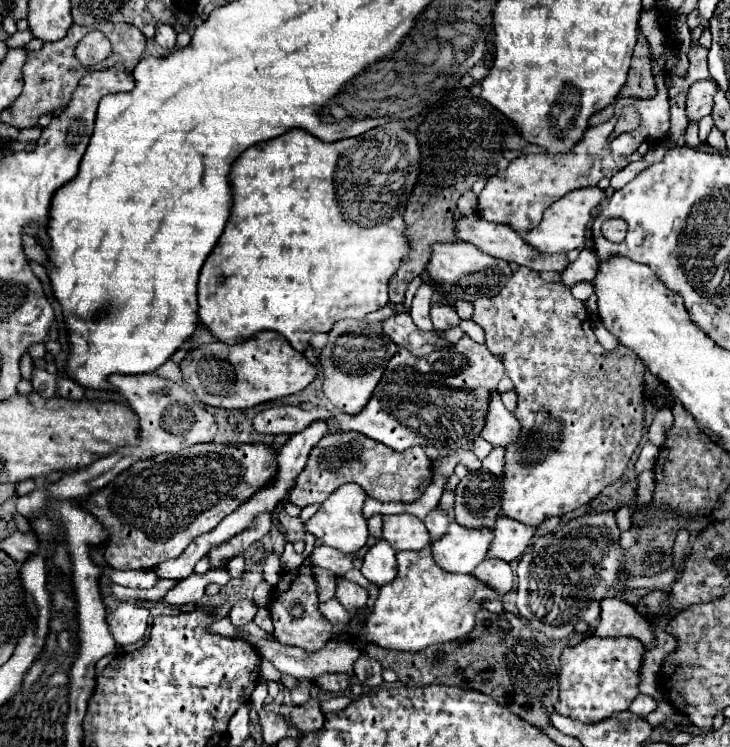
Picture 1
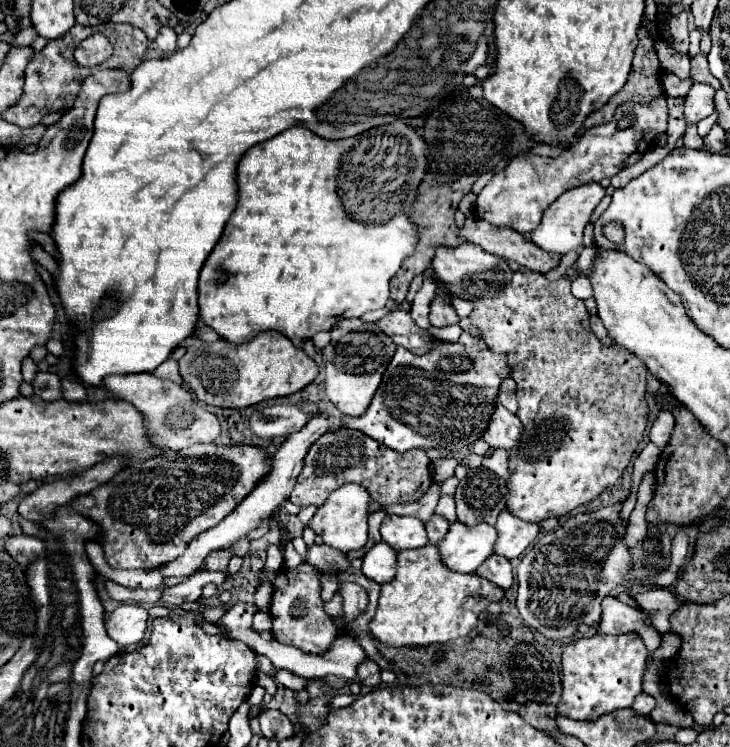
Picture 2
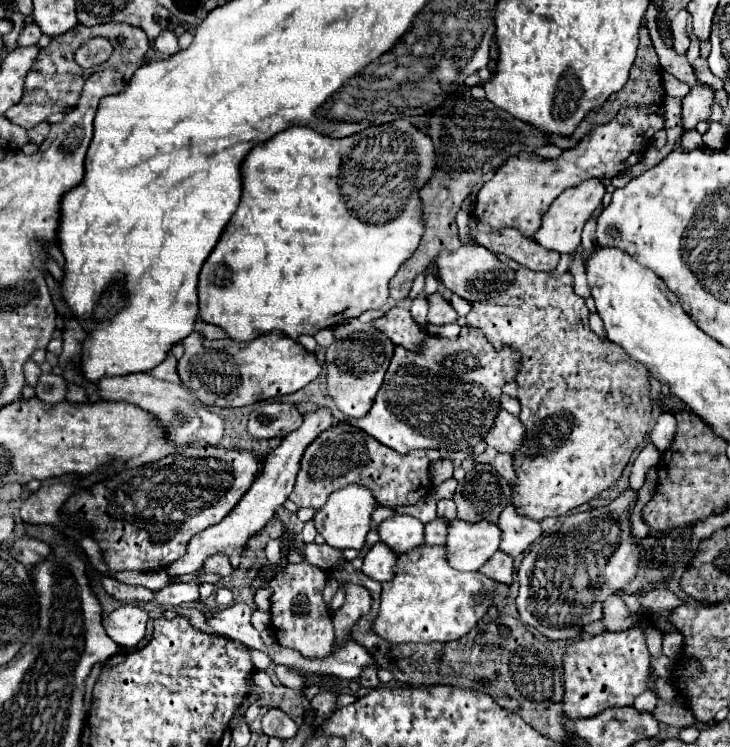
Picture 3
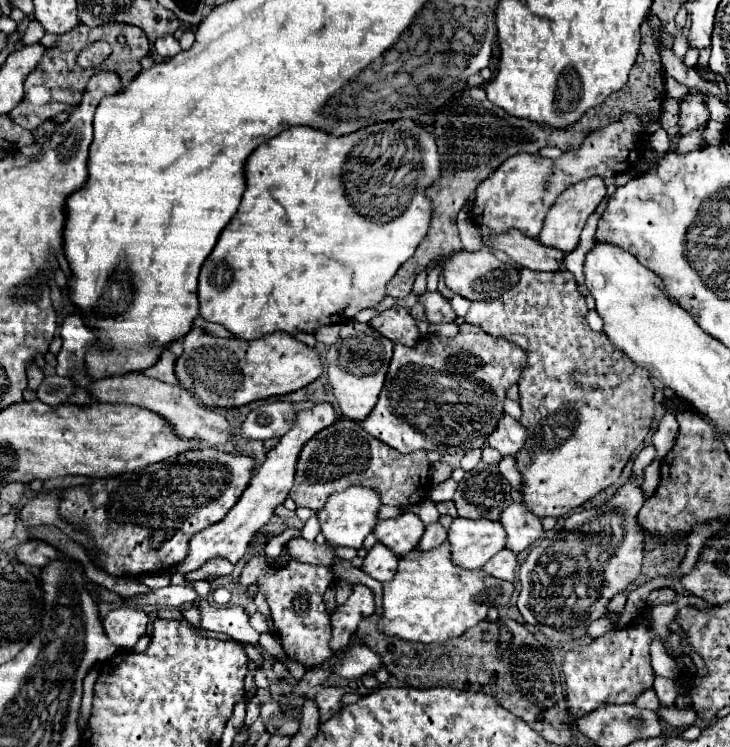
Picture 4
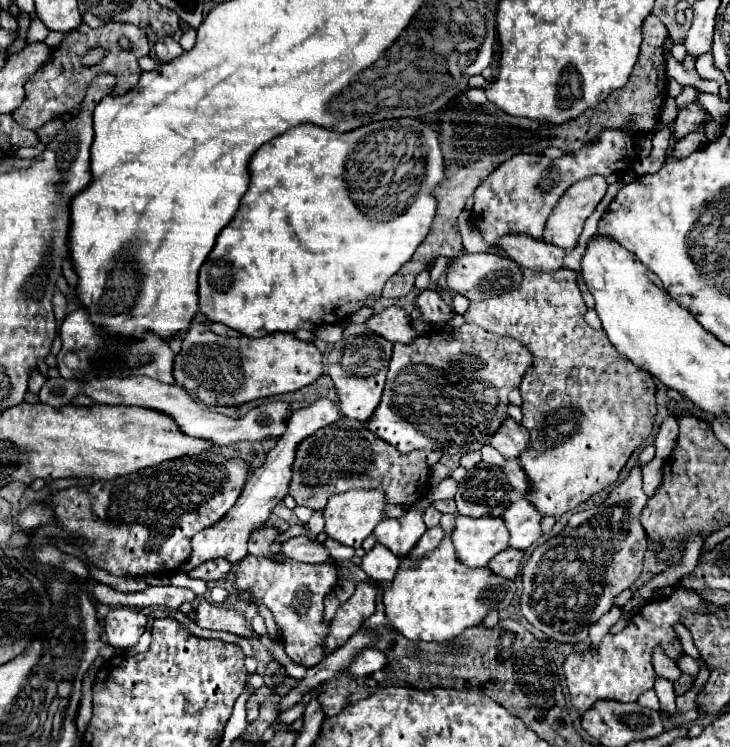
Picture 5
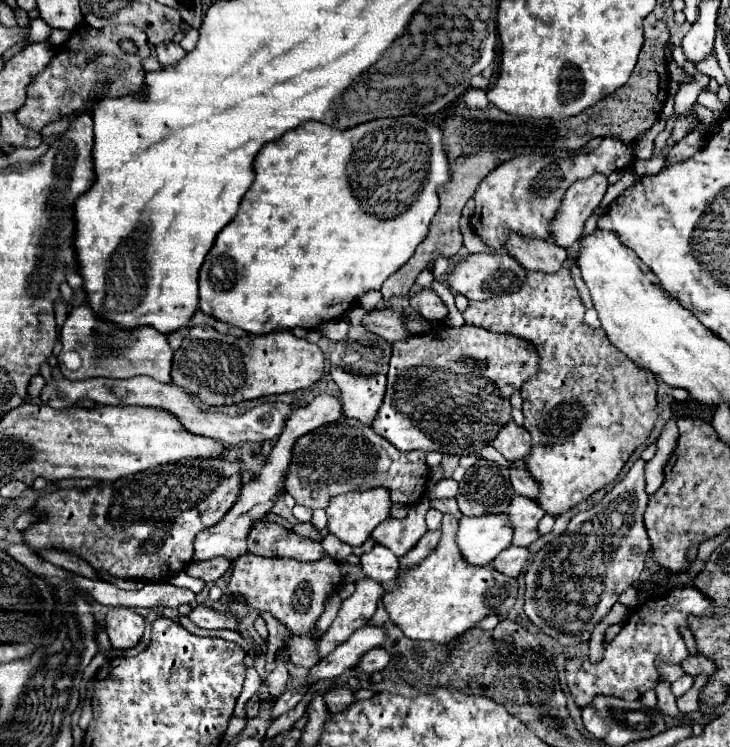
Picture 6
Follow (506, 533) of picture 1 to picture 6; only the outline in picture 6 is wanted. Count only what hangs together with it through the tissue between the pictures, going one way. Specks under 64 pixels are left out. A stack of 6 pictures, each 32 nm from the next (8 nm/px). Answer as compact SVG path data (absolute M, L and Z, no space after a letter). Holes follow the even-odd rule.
M514 496L508 506L508 516L510 516L510 522L514 524L512 544L530 546L534 540L538 540L536 526L544 514L546 512L536 504L536 500L526 496Z

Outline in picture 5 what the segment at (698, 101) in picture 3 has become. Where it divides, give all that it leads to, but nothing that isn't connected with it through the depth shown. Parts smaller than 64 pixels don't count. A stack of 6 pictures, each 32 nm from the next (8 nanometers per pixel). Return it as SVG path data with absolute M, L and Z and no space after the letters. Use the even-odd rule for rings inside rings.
M694 102L688 108L680 110L678 112L678 118L674 122L674 140L680 140L686 134L694 132L704 122L704 116L706 116L704 114L704 108L698 102Z

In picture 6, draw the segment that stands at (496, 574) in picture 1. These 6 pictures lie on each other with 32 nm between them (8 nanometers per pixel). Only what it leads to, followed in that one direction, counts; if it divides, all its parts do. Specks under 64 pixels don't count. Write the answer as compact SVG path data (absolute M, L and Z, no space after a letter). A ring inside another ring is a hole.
M510 546L504 552L500 552L500 556L494 558L494 568L508 574L508 576L520 576L524 572L524 568L528 566L528 556L530 556L530 548L516 548Z

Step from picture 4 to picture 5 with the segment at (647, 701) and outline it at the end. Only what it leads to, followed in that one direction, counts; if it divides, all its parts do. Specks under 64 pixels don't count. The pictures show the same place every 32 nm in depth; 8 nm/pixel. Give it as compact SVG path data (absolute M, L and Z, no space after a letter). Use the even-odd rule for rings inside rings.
M654 689L644 692L644 694L638 698L638 702L640 702L640 706L644 706L644 708L659 711L659 701Z

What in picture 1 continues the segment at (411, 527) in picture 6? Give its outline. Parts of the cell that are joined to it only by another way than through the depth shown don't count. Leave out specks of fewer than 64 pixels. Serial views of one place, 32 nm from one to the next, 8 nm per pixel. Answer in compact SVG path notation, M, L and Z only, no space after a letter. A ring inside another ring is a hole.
M394 514L384 516L382 538L392 544L394 550L422 550L430 544L428 530L424 522L410 514Z

